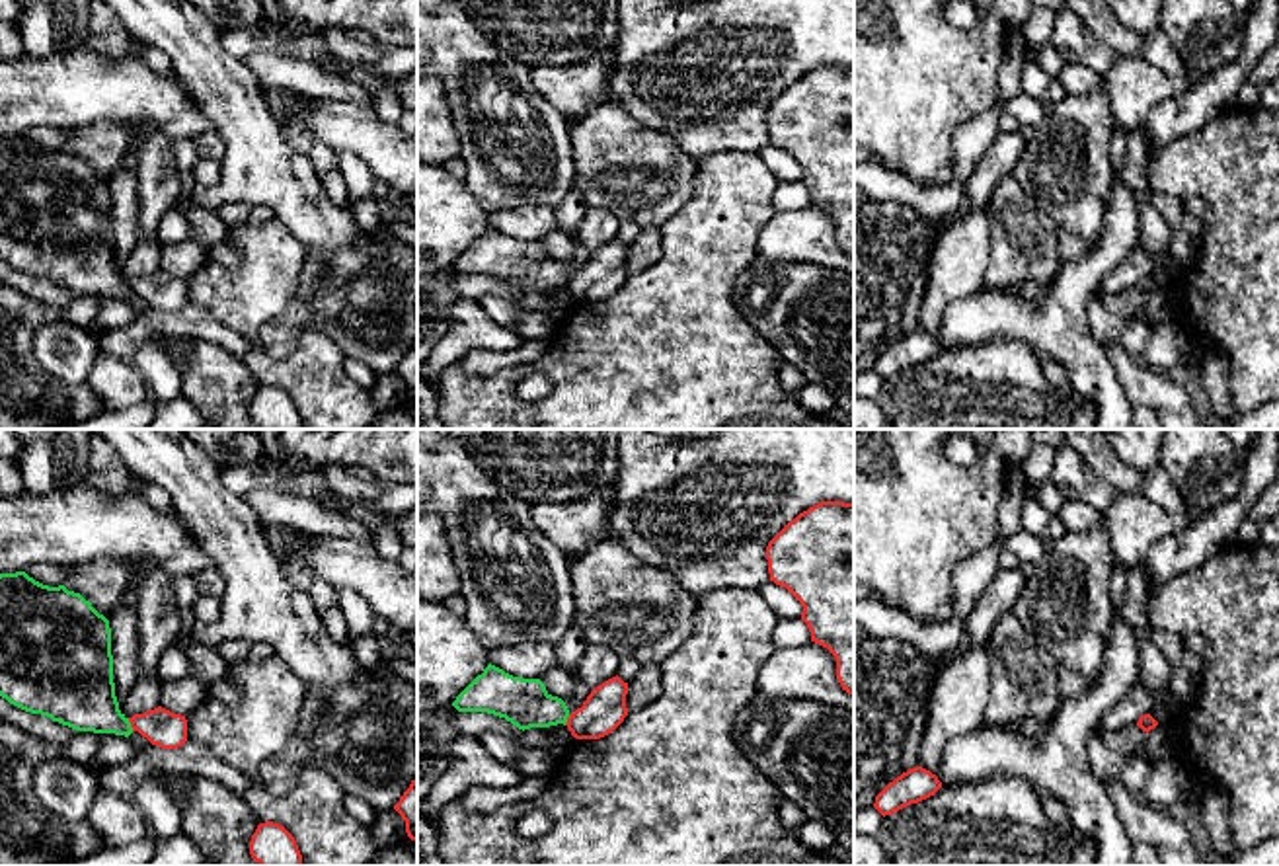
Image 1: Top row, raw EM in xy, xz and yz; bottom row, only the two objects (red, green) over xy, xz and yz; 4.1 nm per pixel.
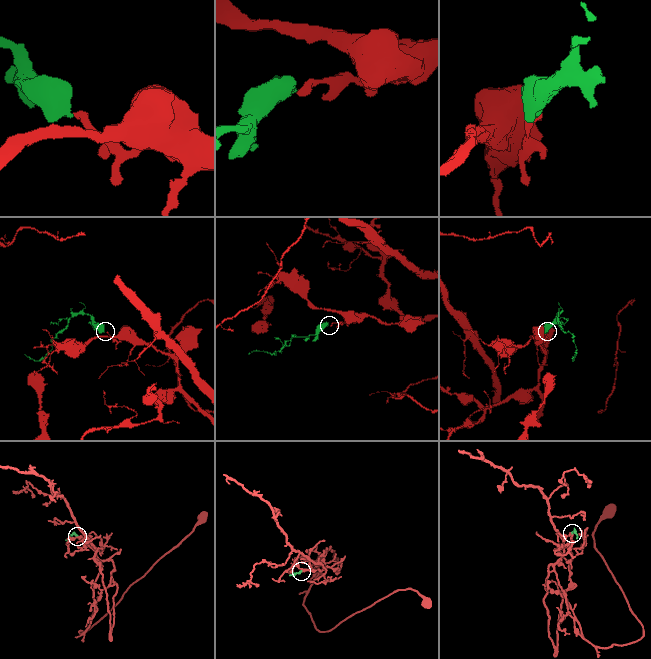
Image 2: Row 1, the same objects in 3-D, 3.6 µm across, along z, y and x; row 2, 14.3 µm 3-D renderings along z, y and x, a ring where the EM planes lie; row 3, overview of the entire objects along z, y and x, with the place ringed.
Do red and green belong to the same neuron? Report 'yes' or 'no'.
no

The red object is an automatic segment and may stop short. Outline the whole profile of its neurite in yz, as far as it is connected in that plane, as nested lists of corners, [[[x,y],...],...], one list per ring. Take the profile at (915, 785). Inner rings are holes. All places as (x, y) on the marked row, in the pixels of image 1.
[[[922,767],[909,768],[889,782],[877,796],[873,807],[885,817],[911,804],[934,796],[942,788],[936,774]]]

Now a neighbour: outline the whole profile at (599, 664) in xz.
[[[589,644],[585,657],[575,669],[575,677],[581,679],[591,690],[604,681],[616,677],[620,657],[606,646]]]

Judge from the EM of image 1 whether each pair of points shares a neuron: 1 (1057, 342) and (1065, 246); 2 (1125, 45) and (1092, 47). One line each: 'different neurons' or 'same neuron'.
1: different neurons
2: different neurons

